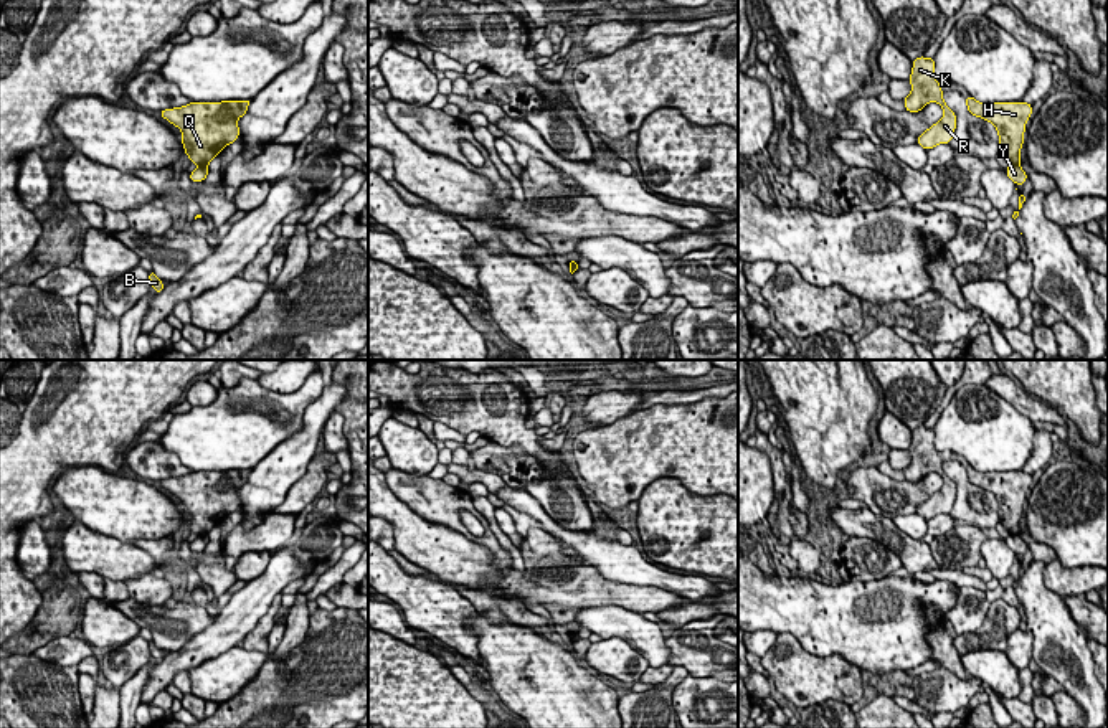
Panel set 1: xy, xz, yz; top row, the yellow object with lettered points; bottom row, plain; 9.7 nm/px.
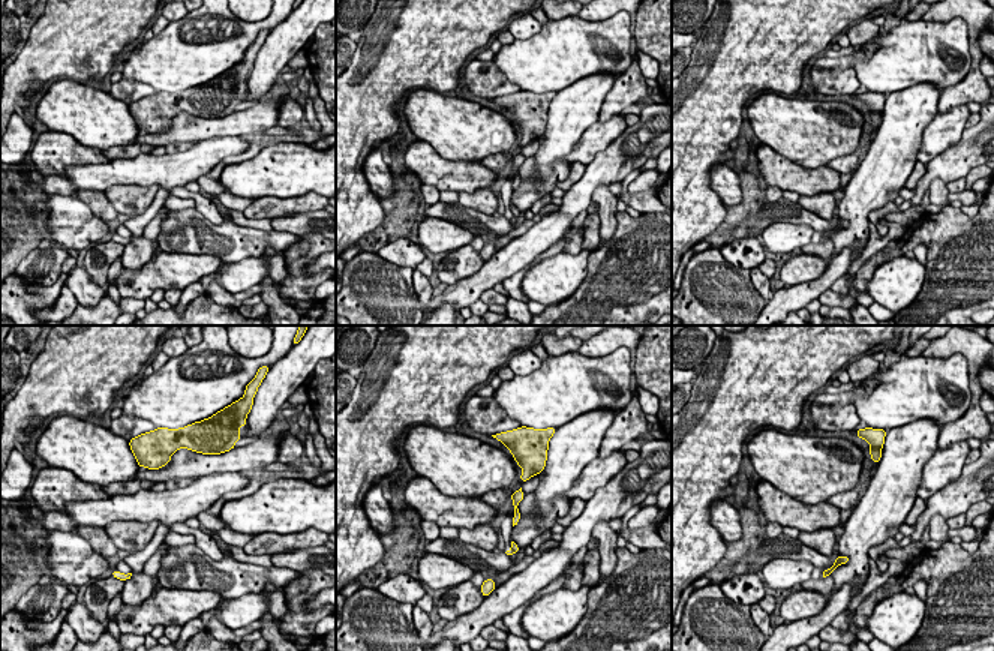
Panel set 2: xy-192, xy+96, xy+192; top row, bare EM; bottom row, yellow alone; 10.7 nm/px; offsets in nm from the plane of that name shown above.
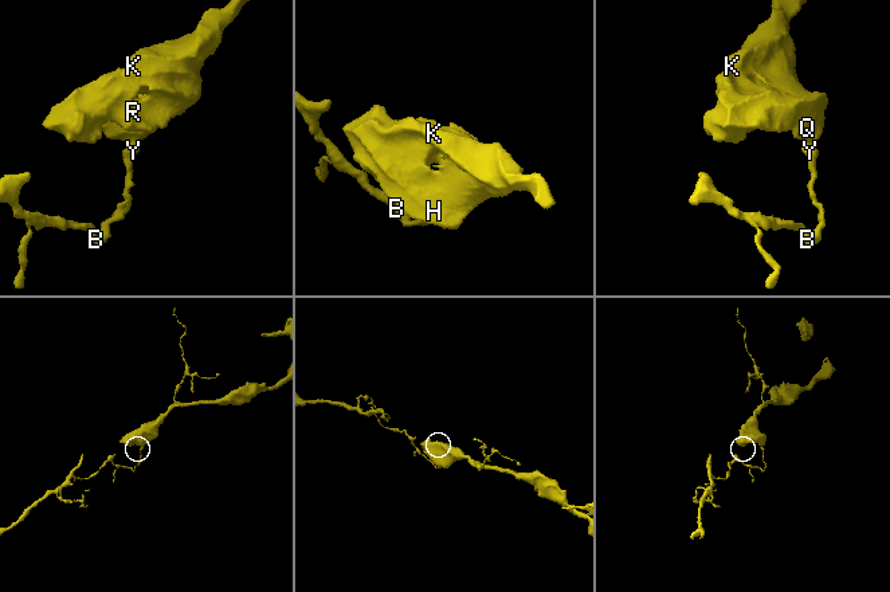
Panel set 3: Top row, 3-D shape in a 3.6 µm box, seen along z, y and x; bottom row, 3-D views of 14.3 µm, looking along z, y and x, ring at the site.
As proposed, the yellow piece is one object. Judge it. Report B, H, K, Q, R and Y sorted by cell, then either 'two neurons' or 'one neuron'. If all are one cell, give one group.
B Y / H K Q R | two neurons

